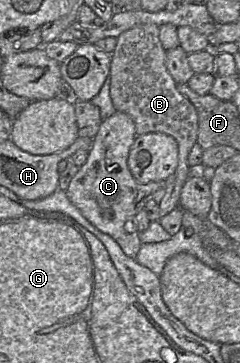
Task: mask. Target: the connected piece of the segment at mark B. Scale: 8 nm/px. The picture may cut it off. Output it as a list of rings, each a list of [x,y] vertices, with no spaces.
[[[143,24],[123,32],[118,38],[111,57],[110,66],[110,96],[117,112],[128,114],[134,124],[137,136],[147,133],[164,133],[172,136],[178,144],[178,166],[173,174],[165,181],[165,195],[159,203],[160,218],[180,207],[180,193],[186,180],[190,177],[188,165],[189,153],[197,142],[198,113],[195,106],[177,91],[177,83],[169,74],[166,67],[166,50],[159,39],[159,26]]]

